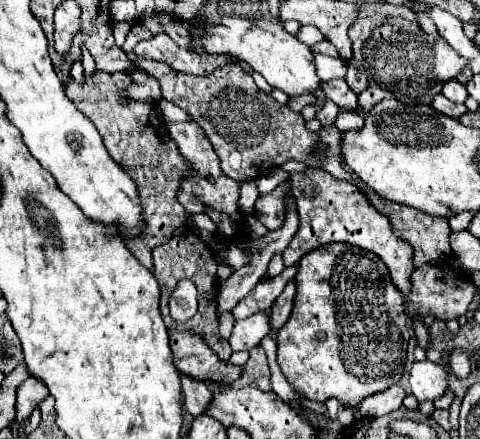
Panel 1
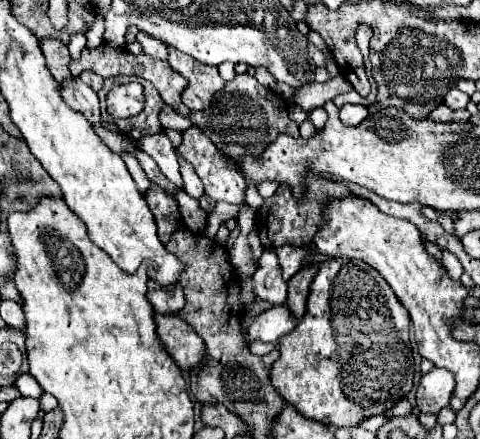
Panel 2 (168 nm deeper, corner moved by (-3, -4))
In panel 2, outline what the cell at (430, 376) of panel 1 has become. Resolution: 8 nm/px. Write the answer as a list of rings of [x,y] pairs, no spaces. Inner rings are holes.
[[[432,368],[422,376],[420,386],[416,390],[416,402],[420,412],[438,414],[444,406],[448,406],[454,390],[454,376],[448,370]]]

